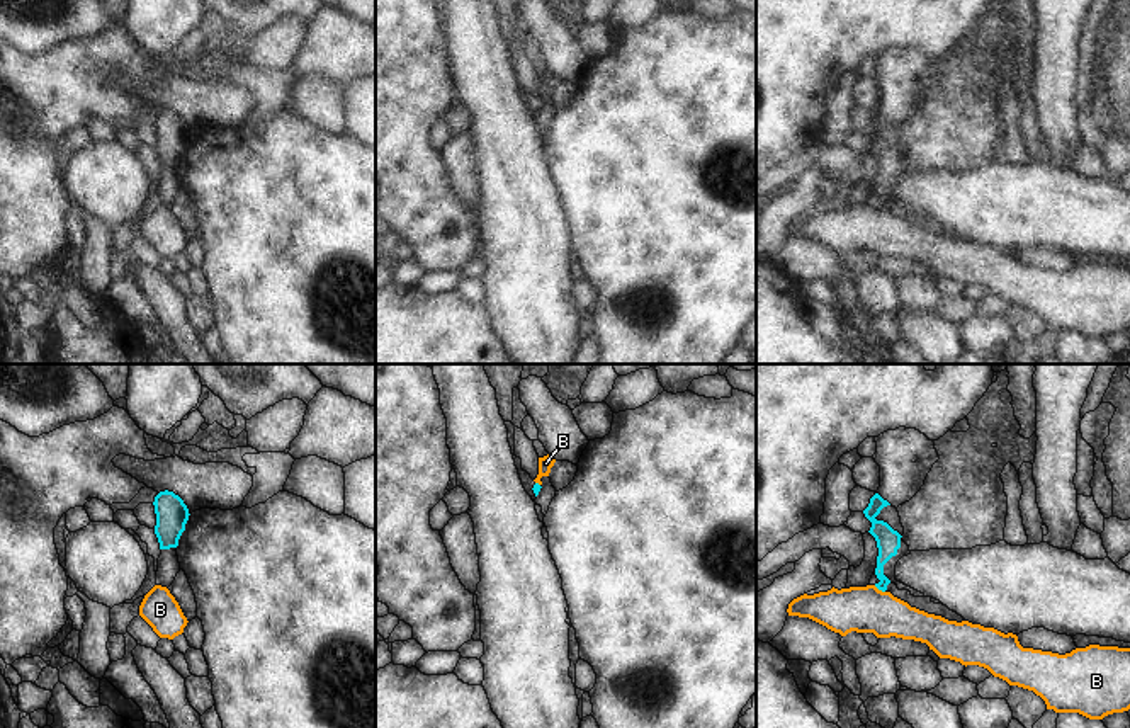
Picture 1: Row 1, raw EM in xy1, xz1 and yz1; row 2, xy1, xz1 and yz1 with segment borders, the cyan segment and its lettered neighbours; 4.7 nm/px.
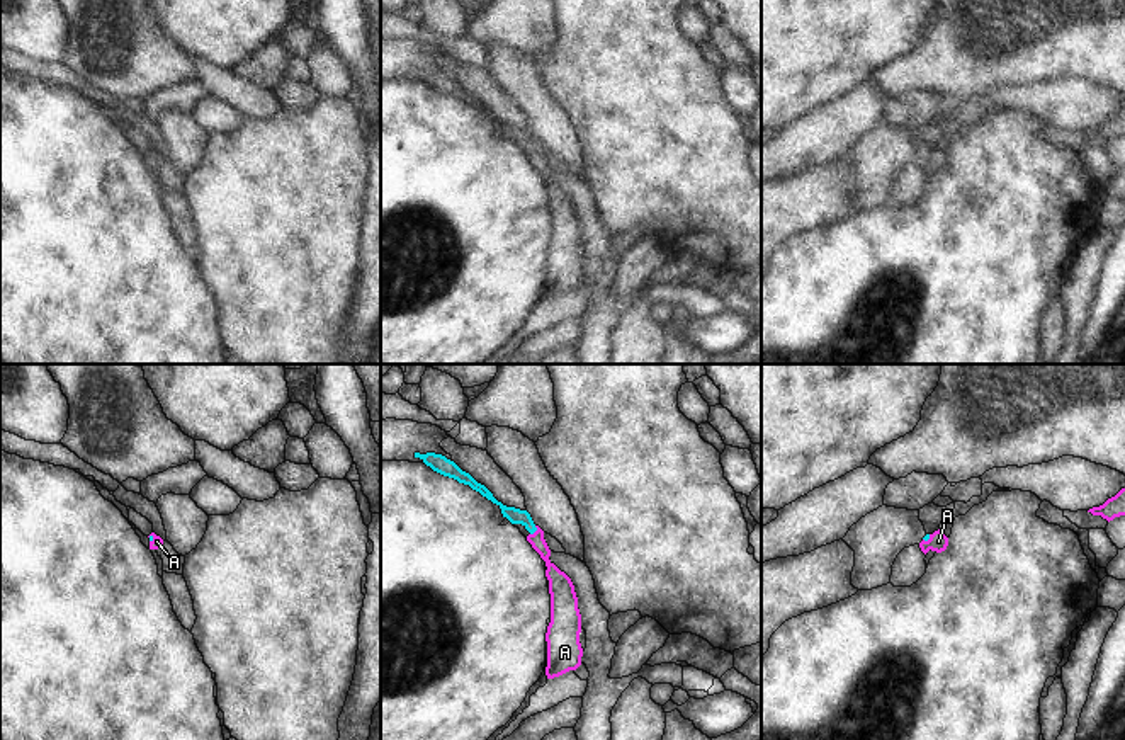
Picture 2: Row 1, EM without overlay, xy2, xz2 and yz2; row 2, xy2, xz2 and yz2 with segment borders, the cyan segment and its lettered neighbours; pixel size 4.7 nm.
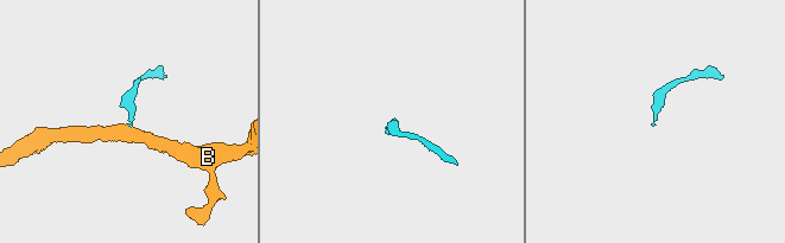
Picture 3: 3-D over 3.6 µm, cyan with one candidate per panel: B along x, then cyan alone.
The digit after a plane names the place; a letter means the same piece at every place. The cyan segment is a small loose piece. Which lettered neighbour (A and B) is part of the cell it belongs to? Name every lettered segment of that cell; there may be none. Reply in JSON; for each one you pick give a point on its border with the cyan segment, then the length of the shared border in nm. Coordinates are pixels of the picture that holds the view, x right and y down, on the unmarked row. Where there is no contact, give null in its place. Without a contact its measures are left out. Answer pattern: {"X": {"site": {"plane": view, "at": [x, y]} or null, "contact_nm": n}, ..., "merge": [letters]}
{"A": {"site": {"plane": "xz2", "at": [534, 150]}, "contact_nm": 50}, "merge": ["A"]}

